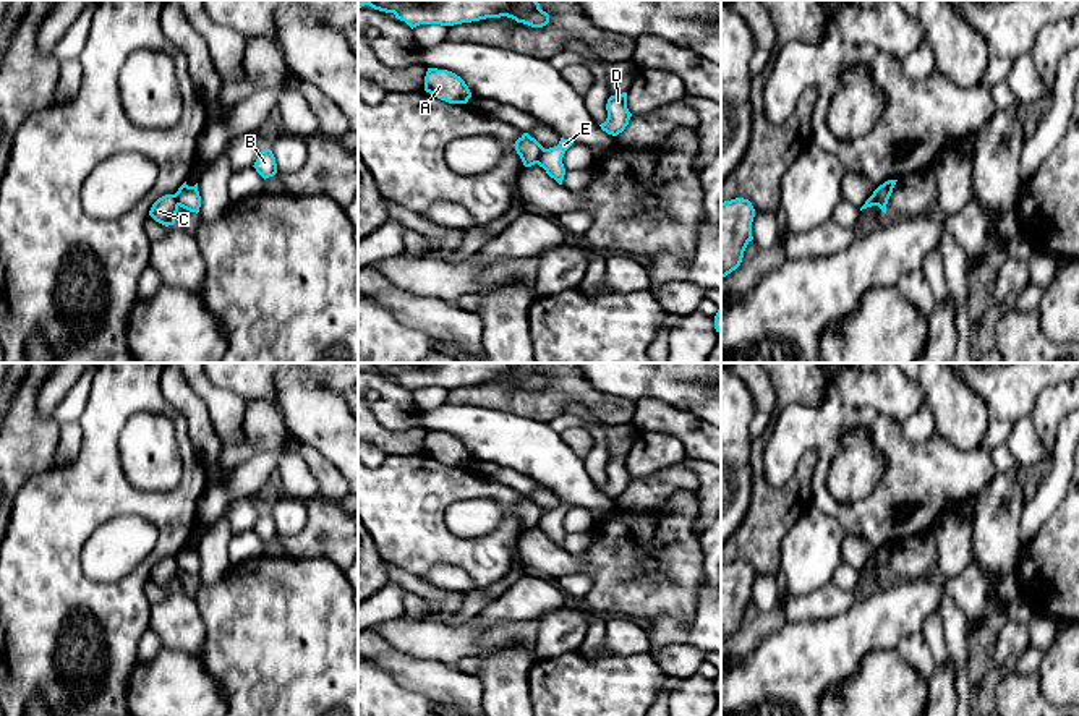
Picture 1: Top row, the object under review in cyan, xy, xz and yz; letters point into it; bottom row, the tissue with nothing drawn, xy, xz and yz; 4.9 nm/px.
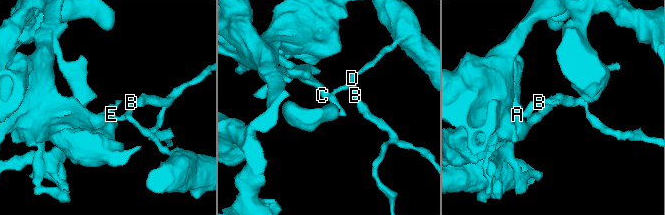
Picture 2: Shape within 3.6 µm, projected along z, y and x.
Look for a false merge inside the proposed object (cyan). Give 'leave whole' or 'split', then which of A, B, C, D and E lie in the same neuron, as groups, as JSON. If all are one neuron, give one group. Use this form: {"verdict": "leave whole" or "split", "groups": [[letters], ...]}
{"verdict": "split", "groups": [["A", "C"], ["B", "D", "E"]]}

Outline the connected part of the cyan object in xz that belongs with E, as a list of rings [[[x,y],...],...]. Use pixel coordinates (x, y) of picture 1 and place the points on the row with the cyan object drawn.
[[[561,138],[559,144],[544,149],[538,160],[538,165],[543,167],[546,173],[551,178],[554,178],[559,185],[562,185],[565,175],[562,157],[572,144],[574,144],[572,141]]]

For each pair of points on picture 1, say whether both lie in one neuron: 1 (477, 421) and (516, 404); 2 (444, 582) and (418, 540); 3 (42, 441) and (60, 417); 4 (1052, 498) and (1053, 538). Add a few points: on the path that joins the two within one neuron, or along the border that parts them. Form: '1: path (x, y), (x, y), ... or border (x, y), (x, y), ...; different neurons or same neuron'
1: border (462, 402), (514, 412), (537, 420); different neurons
2: border (422, 577), (435, 566), (457, 566), (470, 577); different neurons
3: border (51, 417), (59, 428); different neurons
4: border (1061, 499), (1026, 541); different neurons

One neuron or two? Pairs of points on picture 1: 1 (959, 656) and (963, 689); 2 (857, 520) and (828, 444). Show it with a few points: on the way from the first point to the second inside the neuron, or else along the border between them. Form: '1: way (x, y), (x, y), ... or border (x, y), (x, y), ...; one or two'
1: way (959, 664), (961, 681); one
2: way (836, 509), (820, 493), (823, 465); one

